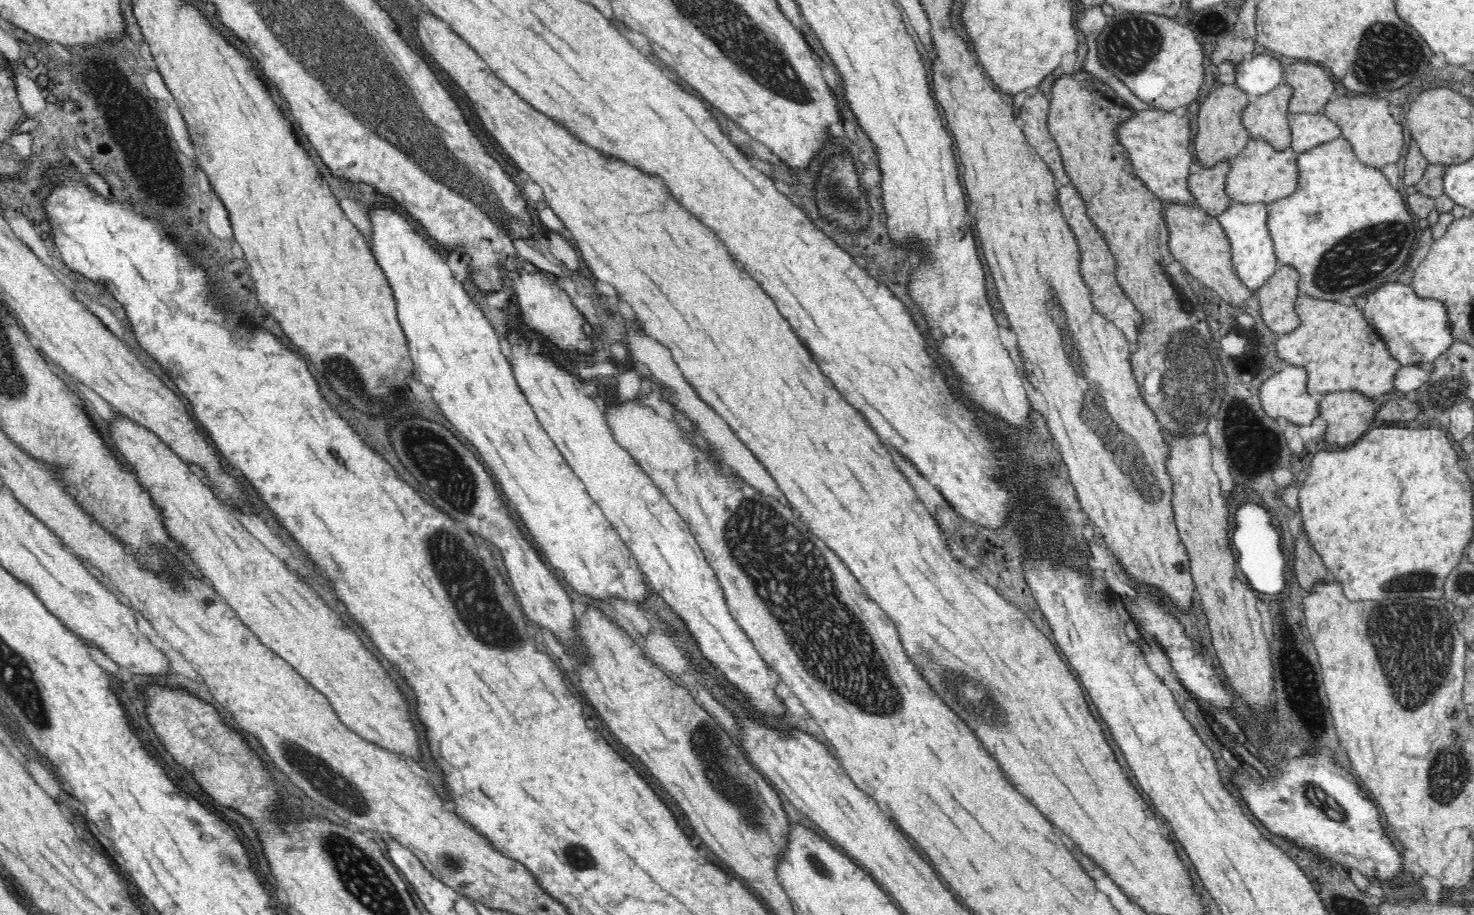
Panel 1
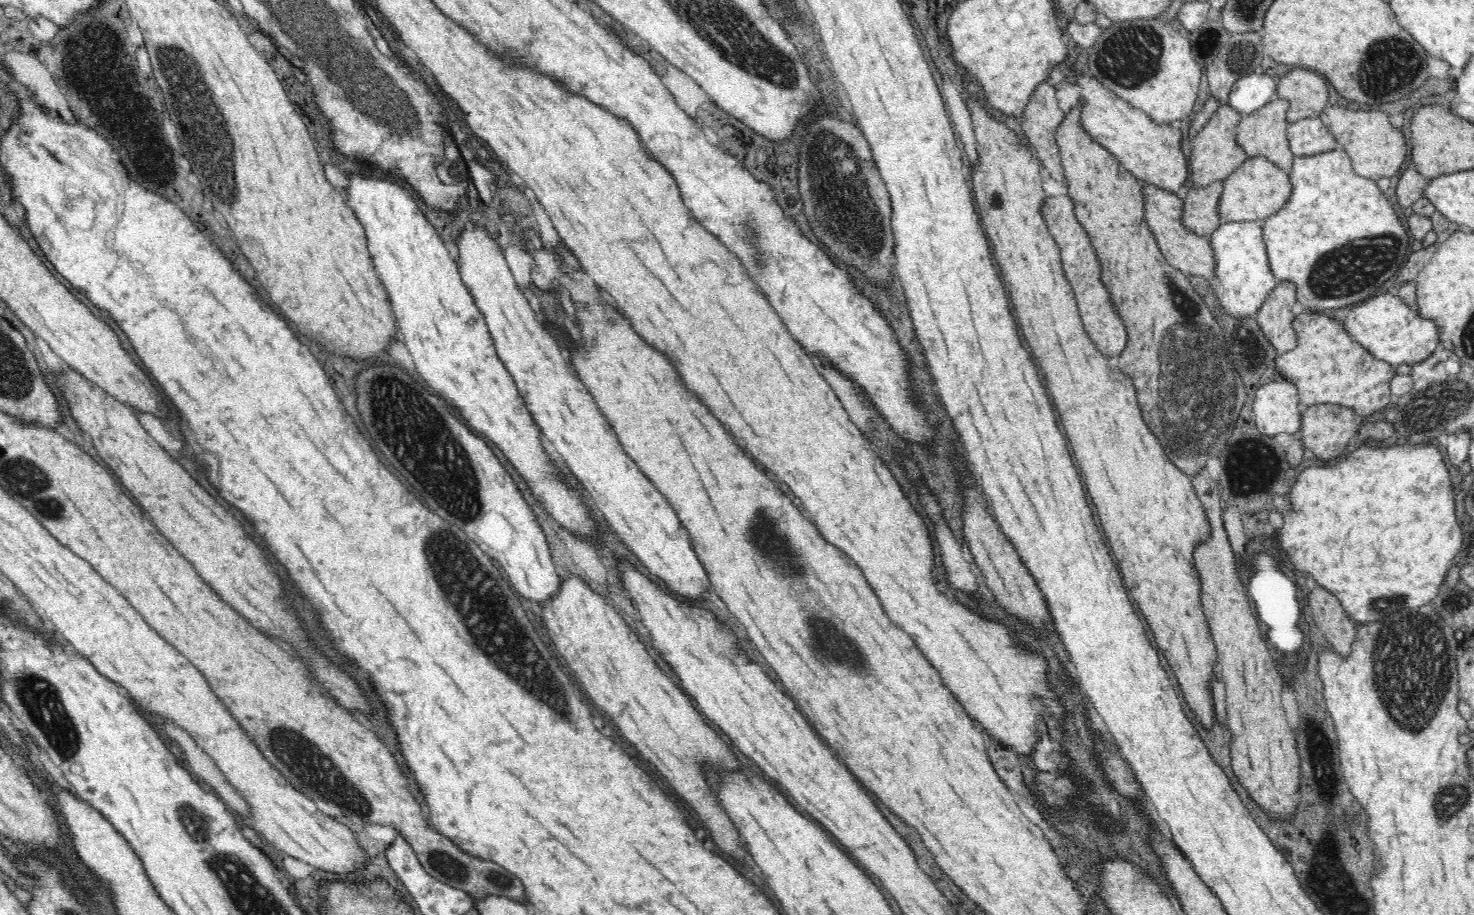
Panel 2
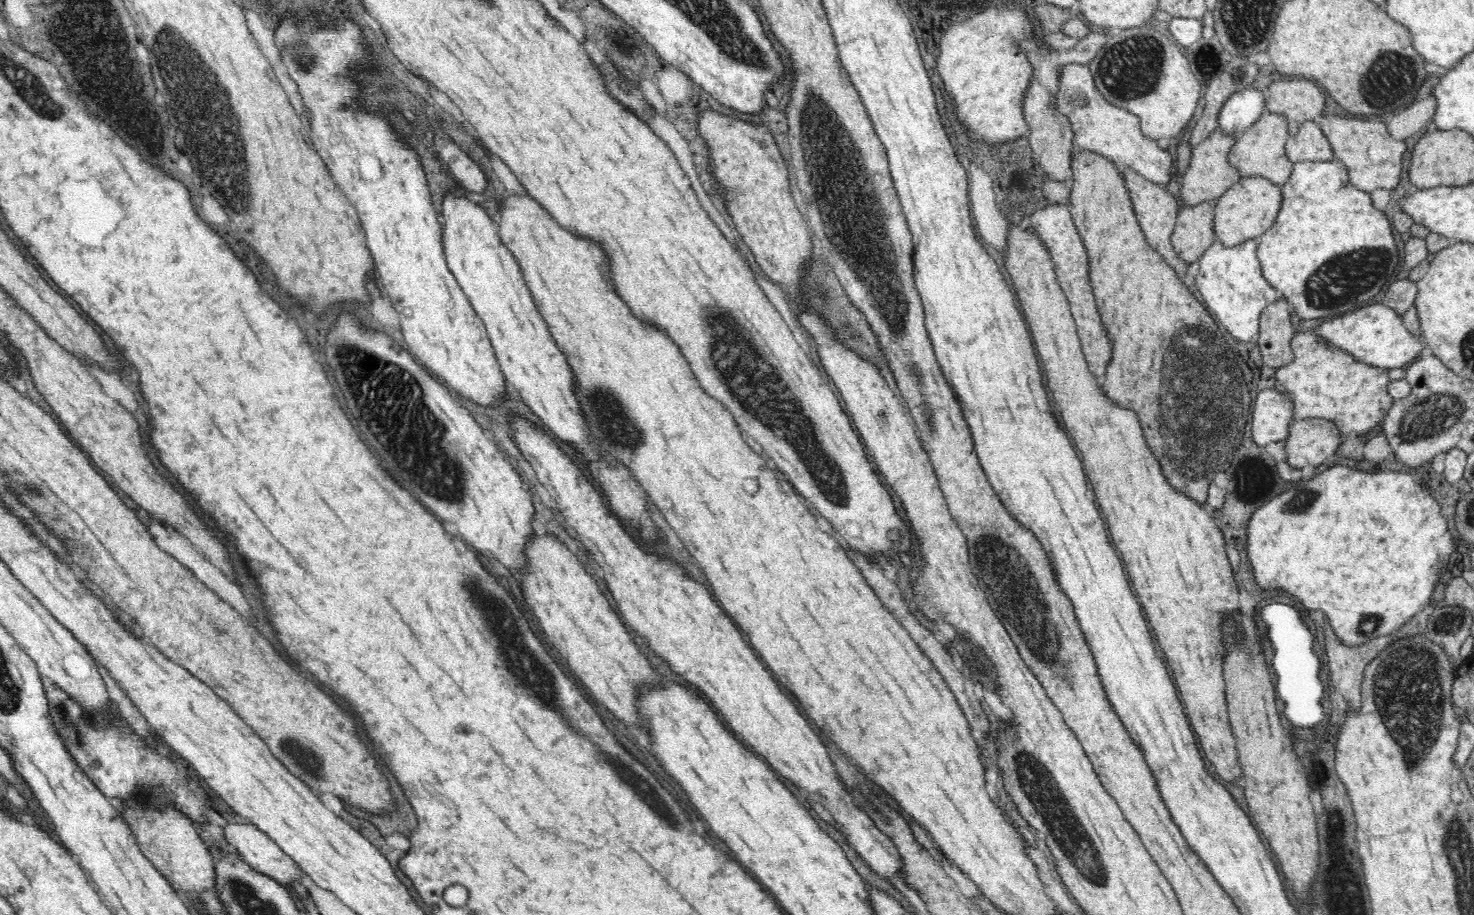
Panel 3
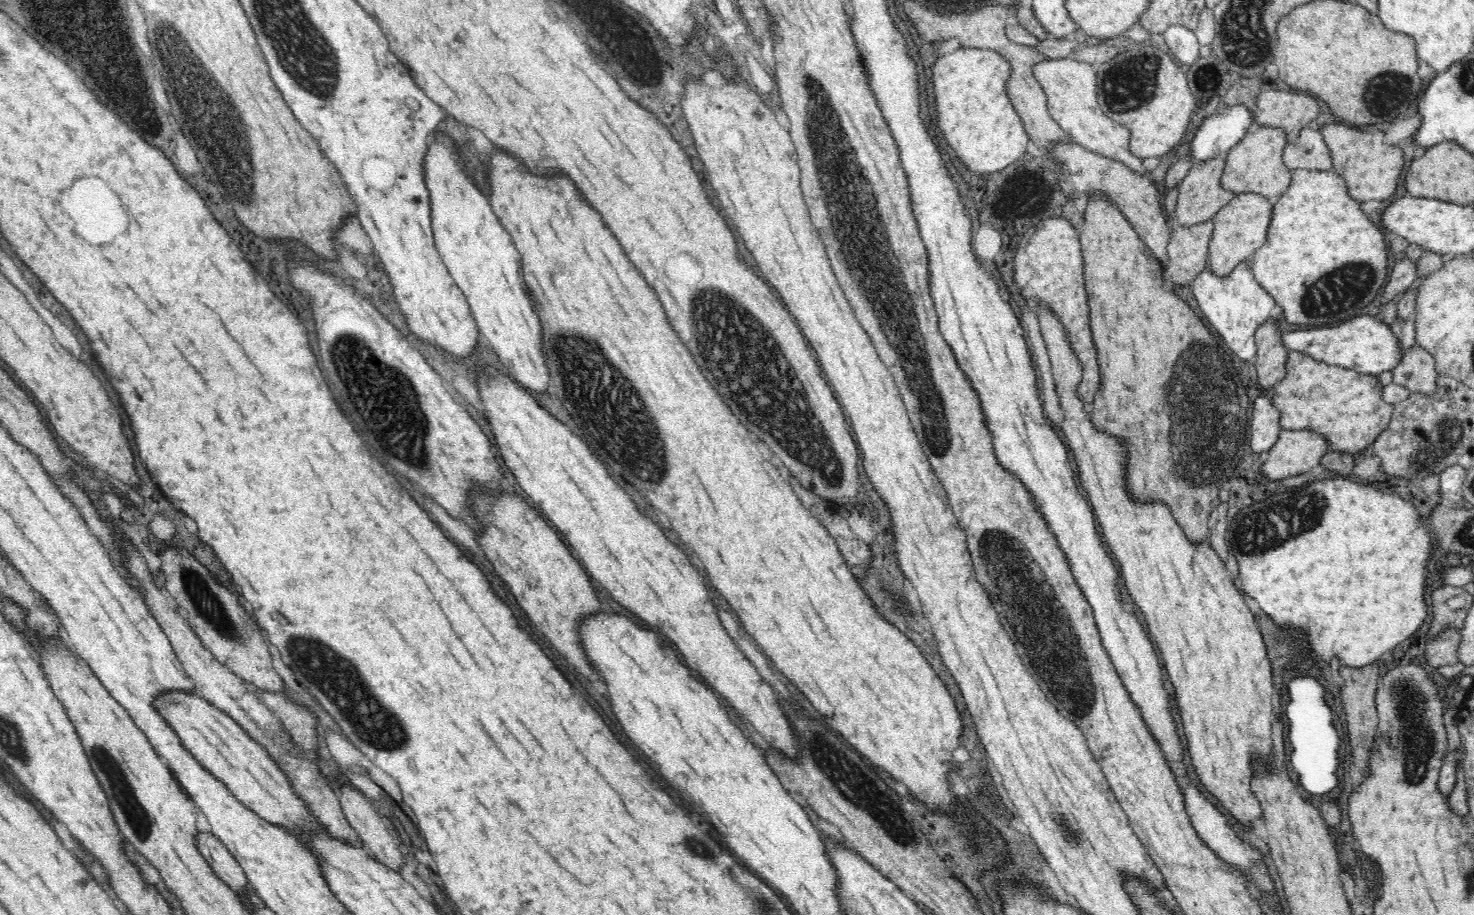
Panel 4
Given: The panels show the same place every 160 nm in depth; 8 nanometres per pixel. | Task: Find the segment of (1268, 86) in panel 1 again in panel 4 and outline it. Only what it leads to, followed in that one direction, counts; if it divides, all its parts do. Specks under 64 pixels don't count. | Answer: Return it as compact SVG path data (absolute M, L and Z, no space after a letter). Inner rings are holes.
M1222 106L1216 116L1204 120L1187 152L1194 162L1202 162L1216 156L1225 158L1229 151L1240 143L1250 124L1254 122L1254 116L1250 116L1246 106Z

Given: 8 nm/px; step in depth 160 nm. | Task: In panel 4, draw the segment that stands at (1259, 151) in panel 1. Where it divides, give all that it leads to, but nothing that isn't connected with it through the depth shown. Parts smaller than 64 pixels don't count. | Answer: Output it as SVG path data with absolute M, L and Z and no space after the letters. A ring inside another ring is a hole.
M1242 192L1236 194L1226 206L1222 206L1212 219L1214 223L1212 238L1209 242L1207 266L1216 274L1226 275L1238 263L1250 260L1267 239L1267 230L1271 221L1273 200L1262 194Z

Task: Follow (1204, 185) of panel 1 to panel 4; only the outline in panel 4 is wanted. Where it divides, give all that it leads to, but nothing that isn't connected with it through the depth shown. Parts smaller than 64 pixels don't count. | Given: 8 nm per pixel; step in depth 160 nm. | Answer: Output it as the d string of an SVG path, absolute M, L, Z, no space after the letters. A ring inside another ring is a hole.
M1200 222L1194 226L1175 224L1168 243L1168 261L1164 278L1175 286L1191 286L1192 280L1204 270L1214 223Z

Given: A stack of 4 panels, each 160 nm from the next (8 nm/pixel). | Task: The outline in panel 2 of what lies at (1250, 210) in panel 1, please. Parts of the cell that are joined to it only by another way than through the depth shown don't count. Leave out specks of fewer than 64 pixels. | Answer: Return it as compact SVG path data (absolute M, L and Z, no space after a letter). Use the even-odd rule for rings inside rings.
M1253 220L1222 222L1210 234L1212 248L1215 248L1216 254L1215 278L1220 282L1218 287L1213 288L1213 292L1224 312L1240 320L1257 314L1265 298L1276 288L1278 282L1269 265L1261 226L1262 222Z

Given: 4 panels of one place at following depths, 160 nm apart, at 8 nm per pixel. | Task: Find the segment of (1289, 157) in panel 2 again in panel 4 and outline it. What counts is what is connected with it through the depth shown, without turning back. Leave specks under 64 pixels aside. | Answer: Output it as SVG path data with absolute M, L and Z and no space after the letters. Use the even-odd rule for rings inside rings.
M1254 122L1240 143L1224 158L1224 173L1221 177L1224 189L1232 191L1235 195L1242 192L1262 194L1270 200L1284 194L1291 184L1291 172L1283 161L1286 146L1287 135L1284 130L1279 127L1259 126Z

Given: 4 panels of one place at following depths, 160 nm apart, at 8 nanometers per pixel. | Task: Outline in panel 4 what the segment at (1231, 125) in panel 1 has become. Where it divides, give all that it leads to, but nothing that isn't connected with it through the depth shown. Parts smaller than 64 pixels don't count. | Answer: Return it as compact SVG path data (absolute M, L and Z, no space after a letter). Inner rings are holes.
M1218 156L1193 163L1191 170L1179 185L1177 204L1173 216L1175 223L1182 226L1194 226L1194 224L1200 222L1208 222L1209 219L1216 216L1216 212L1222 206L1226 206L1232 200L1235 194L1232 191L1225 190L1221 180L1224 165L1224 157Z

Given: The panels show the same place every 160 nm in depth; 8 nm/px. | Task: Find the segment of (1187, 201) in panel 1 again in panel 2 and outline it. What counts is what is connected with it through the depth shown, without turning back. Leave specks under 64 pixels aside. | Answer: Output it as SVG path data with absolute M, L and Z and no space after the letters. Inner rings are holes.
M1080 72L1075 76L1075 80L1075 83L1082 88L1079 101L1084 104L1084 114L1080 116L1080 125L1084 127L1084 131L1087 131L1096 143L1100 143L1104 149L1112 152L1112 155L1120 161L1121 166L1141 183L1148 183L1161 190L1182 195L1184 182L1188 178L1189 160L1186 160L1181 150L1181 131L1172 128L1171 124L1154 123L1146 113L1133 108L1123 98L1118 98L1092 75L1088 78L1086 73Z

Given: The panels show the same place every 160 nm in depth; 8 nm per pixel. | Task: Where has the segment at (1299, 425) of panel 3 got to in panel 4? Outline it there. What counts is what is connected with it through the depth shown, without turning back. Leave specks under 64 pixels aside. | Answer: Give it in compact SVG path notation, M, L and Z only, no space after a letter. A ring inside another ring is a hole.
M1281 429L1260 470L1266 478L1278 482L1305 474L1320 464L1327 447L1327 440L1317 432Z

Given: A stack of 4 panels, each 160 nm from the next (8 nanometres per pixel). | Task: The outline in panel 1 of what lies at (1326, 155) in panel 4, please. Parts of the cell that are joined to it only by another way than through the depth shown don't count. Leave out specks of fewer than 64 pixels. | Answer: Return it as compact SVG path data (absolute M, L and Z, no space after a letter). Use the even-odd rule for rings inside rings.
M1322 112L1317 114L1291 114L1288 121L1292 132L1291 147L1295 154L1317 148L1341 138L1338 125Z

